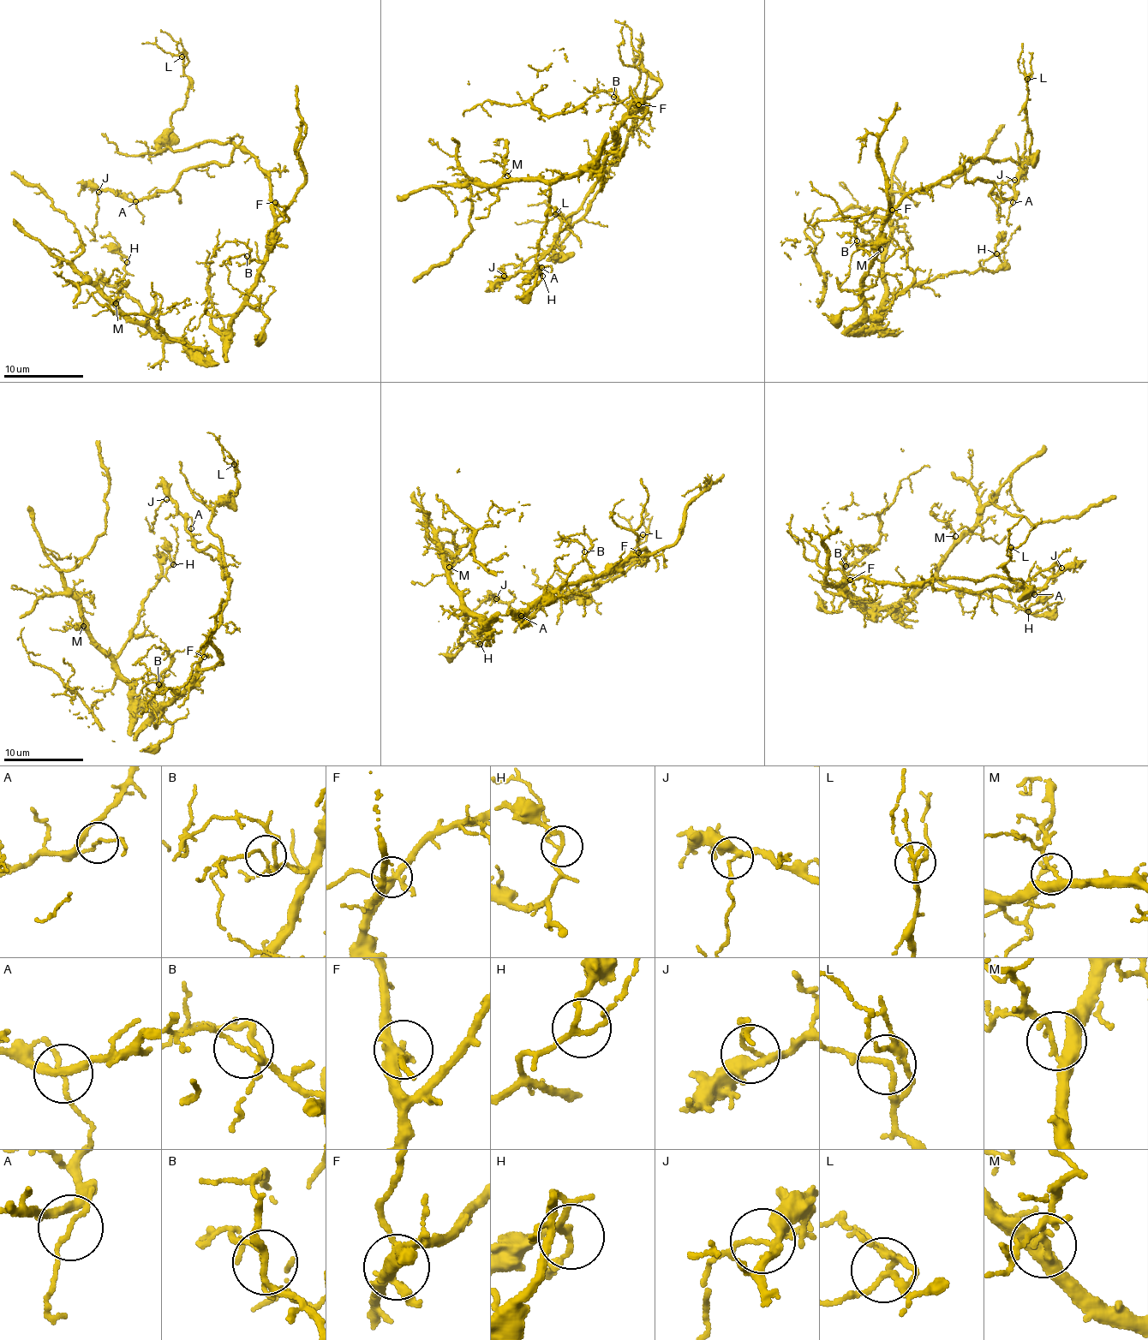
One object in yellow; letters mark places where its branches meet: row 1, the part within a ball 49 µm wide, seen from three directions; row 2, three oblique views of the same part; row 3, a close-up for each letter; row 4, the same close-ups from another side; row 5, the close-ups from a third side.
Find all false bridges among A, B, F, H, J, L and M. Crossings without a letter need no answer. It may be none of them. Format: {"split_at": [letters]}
{"split_at": []}

